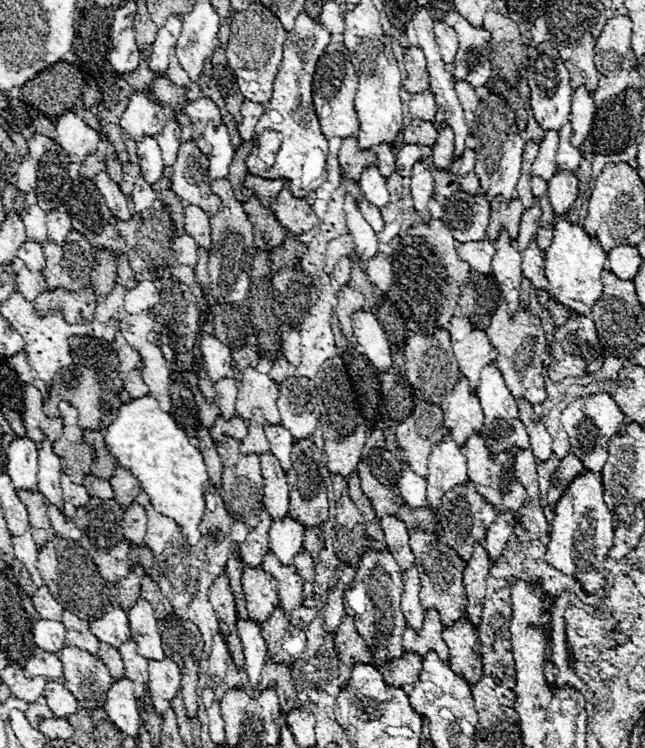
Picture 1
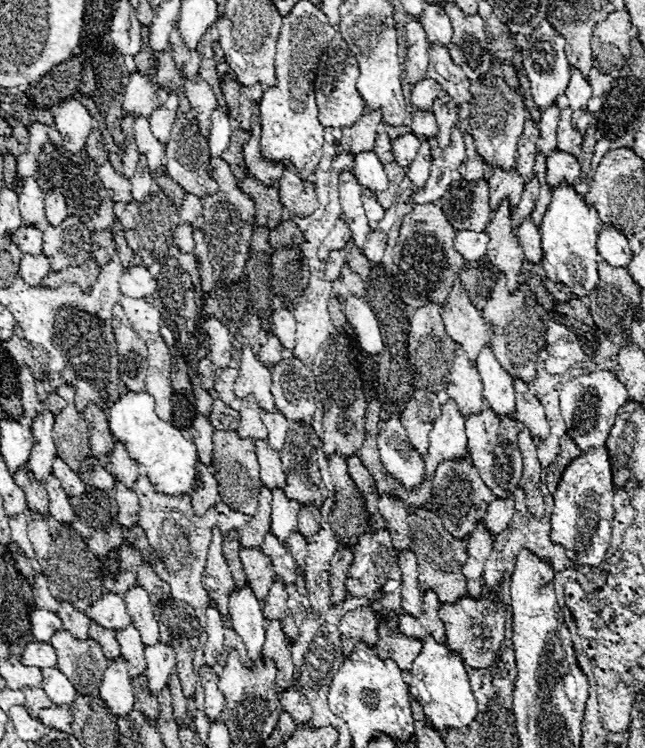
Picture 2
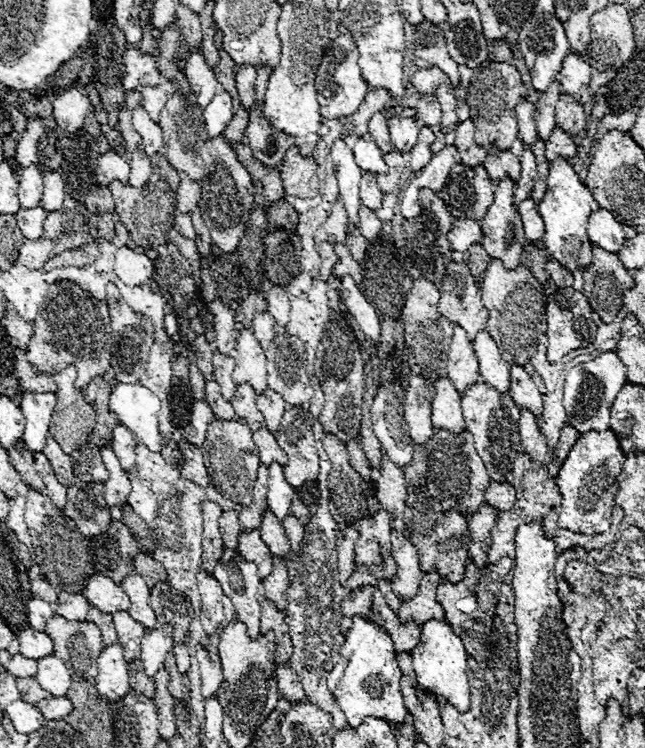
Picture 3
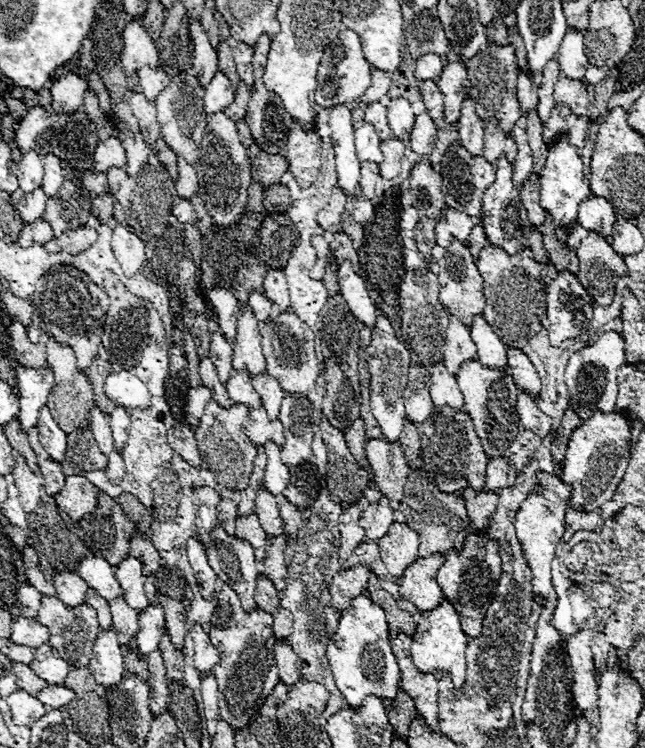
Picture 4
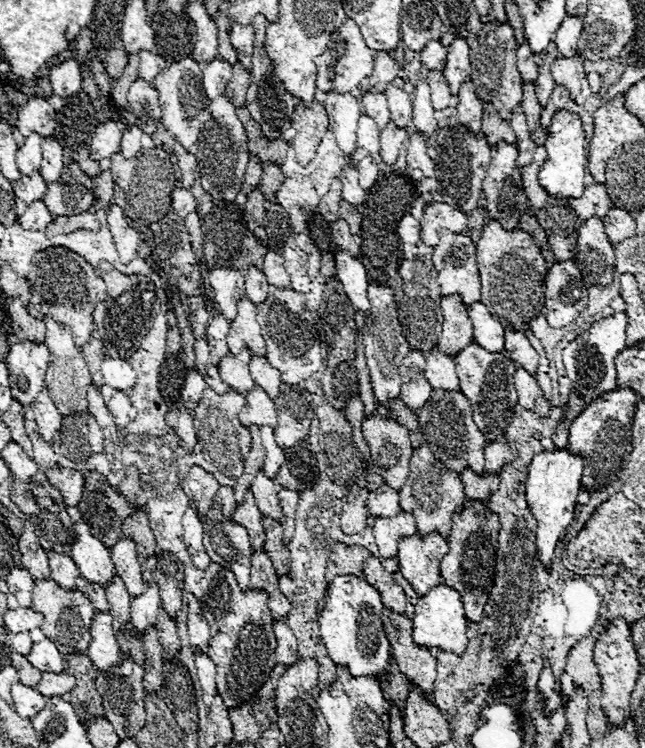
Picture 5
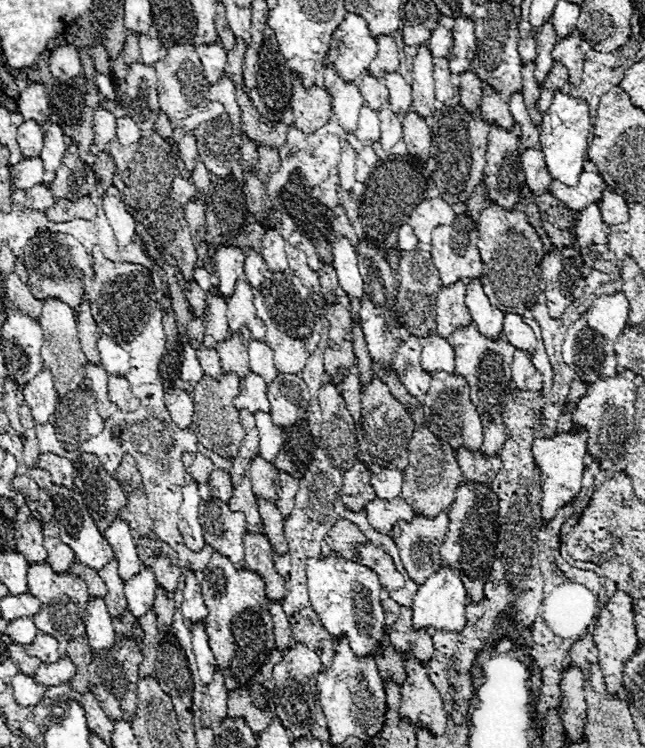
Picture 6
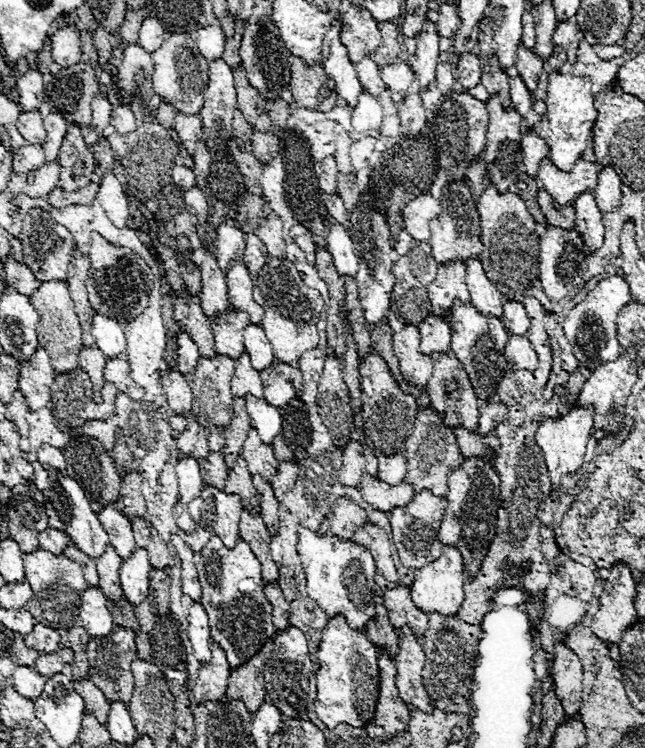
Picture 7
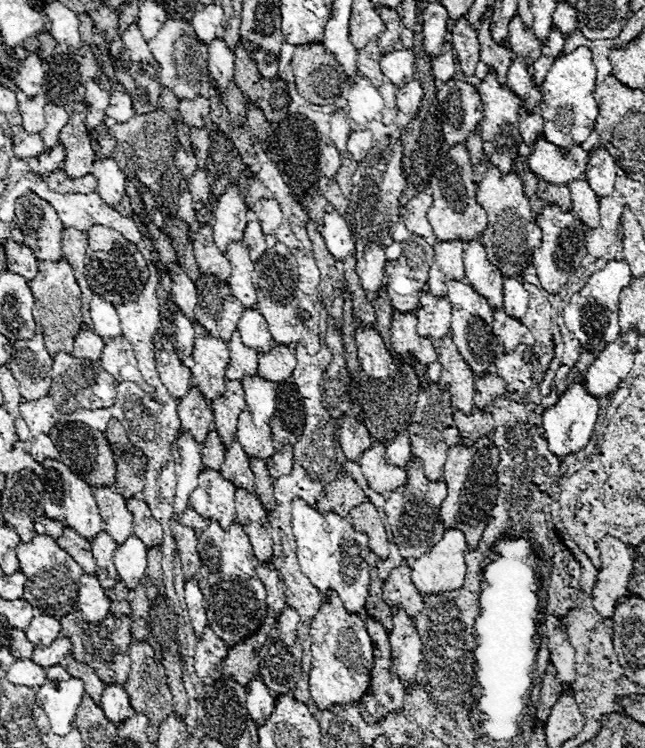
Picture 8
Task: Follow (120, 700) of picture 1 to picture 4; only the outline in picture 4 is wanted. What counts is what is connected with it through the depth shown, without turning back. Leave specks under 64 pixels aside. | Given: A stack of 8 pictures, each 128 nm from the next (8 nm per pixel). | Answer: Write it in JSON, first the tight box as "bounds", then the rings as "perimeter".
{"bounds":[88,630,124,686],"perimeter":[[[100,630],[98,638],[92,646],[92,656],[88,664],[94,680],[102,686],[118,684],[124,676],[124,660],[120,652],[120,642],[116,638],[116,630]]]}

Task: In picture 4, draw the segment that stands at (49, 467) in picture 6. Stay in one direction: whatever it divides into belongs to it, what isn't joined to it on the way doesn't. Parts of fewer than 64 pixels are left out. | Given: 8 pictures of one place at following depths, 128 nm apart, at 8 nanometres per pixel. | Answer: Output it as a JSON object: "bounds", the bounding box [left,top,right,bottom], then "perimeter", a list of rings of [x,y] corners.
{"bounds":[54,476,98,522],"perimeter":[[[66,476],[66,484],[54,500],[60,508],[66,510],[66,514],[74,522],[78,522],[80,518],[94,512],[96,498],[98,498],[98,490],[84,476]]]}

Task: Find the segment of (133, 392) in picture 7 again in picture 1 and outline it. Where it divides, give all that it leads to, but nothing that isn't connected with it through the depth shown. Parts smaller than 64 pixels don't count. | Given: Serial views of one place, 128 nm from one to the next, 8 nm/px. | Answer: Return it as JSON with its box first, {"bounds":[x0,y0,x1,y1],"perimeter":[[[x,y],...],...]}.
{"bounds":[110,464,140,508],"perimeter":[[[116,464],[114,468],[114,474],[110,478],[110,484],[114,488],[114,494],[116,494],[116,502],[122,506],[122,508],[128,508],[138,492],[140,492],[140,484],[138,480],[132,476],[132,472],[128,472],[126,468],[122,468],[120,464]]]}

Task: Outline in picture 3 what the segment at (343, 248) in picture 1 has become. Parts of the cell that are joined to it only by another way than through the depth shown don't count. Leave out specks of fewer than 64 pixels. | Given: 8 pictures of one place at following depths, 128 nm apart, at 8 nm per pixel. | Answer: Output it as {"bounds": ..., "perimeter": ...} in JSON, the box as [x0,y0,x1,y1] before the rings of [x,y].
{"bounds":[316,202,348,244],"perimeter":[[[334,202],[334,208],[328,216],[328,220],[318,228],[316,232],[316,240],[320,242],[332,242],[332,244],[340,244],[346,238],[346,226],[348,226],[348,218],[346,218],[346,210],[340,202]]]}

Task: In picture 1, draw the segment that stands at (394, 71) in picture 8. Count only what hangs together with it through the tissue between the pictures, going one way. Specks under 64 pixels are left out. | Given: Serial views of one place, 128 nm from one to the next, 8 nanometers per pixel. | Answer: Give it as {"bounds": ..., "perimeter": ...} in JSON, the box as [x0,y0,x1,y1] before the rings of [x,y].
{"bounds":[396,144,422,176],"perimeter":[[[404,144],[398,154],[396,154],[396,170],[402,174],[402,176],[410,176],[412,172],[412,166],[422,158],[422,152],[420,152],[420,146],[418,144]]]}

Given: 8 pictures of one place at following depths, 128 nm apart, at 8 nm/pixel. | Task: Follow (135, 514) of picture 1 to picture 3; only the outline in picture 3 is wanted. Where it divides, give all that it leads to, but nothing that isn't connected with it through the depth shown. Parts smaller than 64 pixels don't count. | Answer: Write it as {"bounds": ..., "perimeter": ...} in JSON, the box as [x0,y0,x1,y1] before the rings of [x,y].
{"bounds":[100,442,130,506],"perimeter":[[[110,442],[104,444],[104,448],[100,450],[102,454],[102,460],[106,464],[106,470],[110,472],[108,480],[104,482],[104,496],[106,496],[106,502],[110,506],[114,504],[120,504],[124,506],[126,504],[126,496],[130,494],[130,480],[128,480],[128,474],[126,470],[120,466]]]}

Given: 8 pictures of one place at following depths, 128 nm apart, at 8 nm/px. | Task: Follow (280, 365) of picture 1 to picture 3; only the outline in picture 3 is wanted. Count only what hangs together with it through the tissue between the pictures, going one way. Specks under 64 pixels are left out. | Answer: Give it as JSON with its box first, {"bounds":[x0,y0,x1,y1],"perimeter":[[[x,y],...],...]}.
{"bounds":[252,312,276,348],"perimeter":[[[256,312],[254,320],[252,320],[252,330],[254,330],[254,336],[266,348],[266,344],[270,344],[272,336],[276,336],[276,322],[268,312]]]}

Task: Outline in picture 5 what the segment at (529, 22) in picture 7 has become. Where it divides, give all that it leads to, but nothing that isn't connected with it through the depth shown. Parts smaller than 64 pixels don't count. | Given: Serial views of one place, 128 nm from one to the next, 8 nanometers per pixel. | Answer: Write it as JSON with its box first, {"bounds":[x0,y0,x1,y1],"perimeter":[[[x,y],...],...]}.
{"bounds":[516,40,538,82],"perimeter":[[[524,40],[524,44],[518,46],[516,58],[518,58],[518,70],[522,74],[522,80],[524,82],[534,82],[536,76],[538,76],[538,64],[536,64],[534,54],[532,54],[530,46],[526,44],[526,40]]]}

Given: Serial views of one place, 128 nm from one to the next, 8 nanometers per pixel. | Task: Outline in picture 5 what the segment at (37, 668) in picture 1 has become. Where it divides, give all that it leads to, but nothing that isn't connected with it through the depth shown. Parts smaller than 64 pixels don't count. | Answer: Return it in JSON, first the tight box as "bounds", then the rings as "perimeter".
{"bounds":[4,608,42,632],"perimeter":[[[10,608],[4,614],[4,626],[10,628],[12,632],[22,632],[22,630],[32,630],[42,624],[42,614],[36,612],[34,608]]]}

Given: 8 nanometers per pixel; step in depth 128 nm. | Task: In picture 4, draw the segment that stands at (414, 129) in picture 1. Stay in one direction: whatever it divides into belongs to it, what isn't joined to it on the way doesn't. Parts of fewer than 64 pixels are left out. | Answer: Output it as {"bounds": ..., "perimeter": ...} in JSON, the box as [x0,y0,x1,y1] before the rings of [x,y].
{"bounds":[420,80,444,120],"perimeter":[[[424,80],[420,84],[420,94],[422,94],[422,102],[428,110],[428,114],[432,116],[432,120],[438,120],[444,116],[444,96],[438,88],[438,84],[434,80]]]}

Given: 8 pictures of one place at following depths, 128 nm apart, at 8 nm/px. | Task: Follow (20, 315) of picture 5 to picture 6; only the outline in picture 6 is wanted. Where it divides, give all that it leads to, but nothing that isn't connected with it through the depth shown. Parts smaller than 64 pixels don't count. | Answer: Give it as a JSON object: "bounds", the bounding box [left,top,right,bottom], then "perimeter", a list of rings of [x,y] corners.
{"bounds":[6,274,42,320],"perimeter":[[[8,274],[6,276],[6,296],[8,300],[18,306],[20,310],[28,312],[32,318],[38,320],[40,310],[42,310],[42,302],[38,298],[34,298],[34,294],[30,292],[30,284],[22,282],[18,274]]]}

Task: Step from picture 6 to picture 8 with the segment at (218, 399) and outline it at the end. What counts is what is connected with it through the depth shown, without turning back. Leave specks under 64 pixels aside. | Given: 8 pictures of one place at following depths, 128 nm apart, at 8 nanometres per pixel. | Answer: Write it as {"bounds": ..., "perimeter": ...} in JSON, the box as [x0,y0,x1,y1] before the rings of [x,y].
{"bounds":[192,334,230,404],"perimeter":[[[210,334],[198,336],[194,340],[194,366],[192,370],[192,384],[202,390],[208,404],[212,404],[214,398],[222,396],[224,392],[224,374],[230,360],[228,346],[224,340],[218,340]]]}

